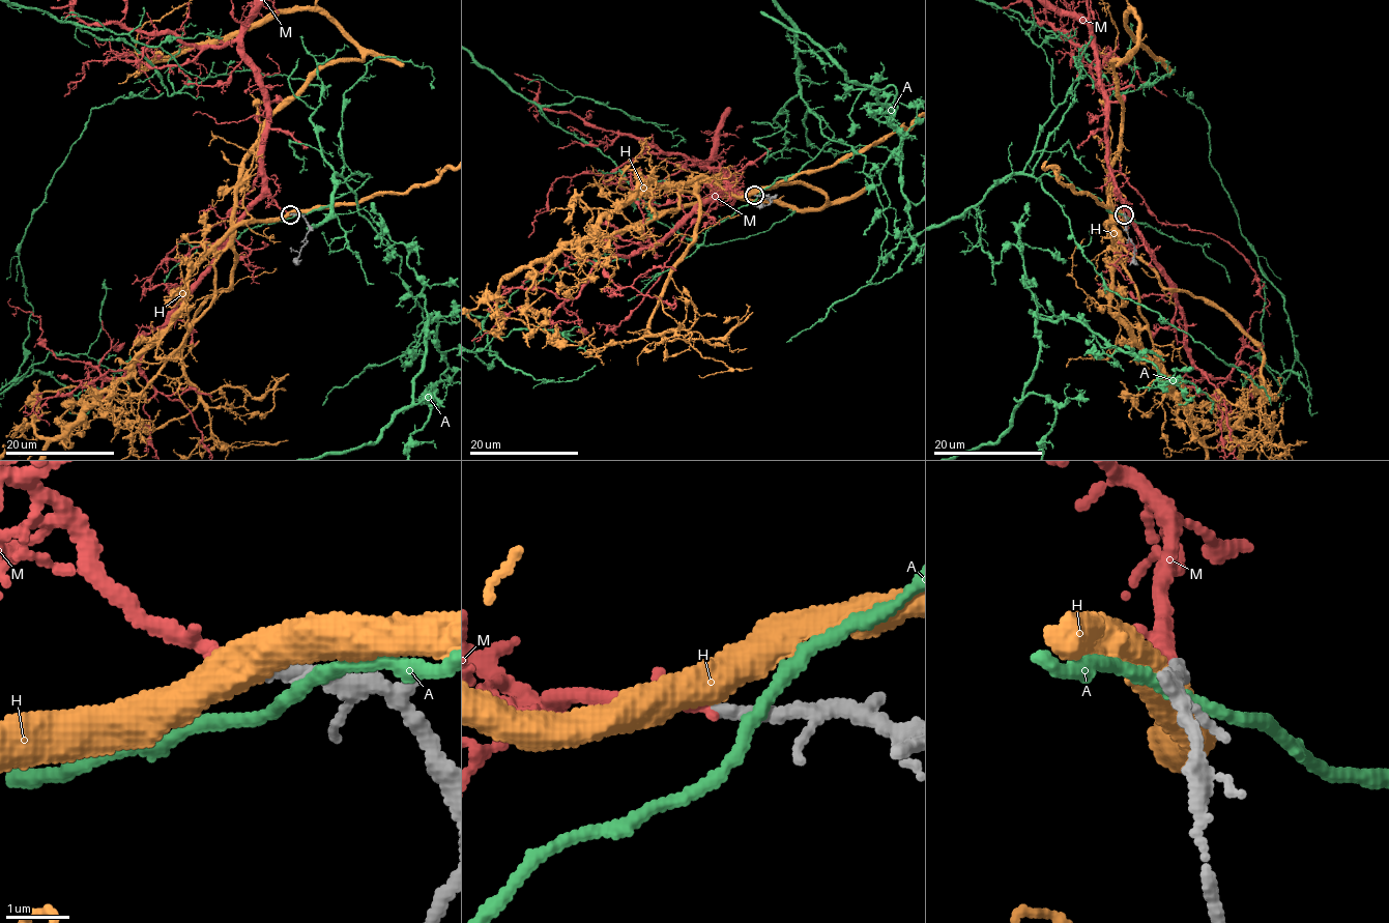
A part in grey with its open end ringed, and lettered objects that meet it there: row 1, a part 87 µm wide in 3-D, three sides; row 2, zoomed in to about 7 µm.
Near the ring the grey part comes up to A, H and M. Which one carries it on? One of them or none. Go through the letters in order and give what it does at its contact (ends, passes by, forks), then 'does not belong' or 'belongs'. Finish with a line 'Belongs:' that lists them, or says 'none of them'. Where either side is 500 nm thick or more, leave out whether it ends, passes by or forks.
A: it passes by; does not belong
H: does not belong
M: it passes by; belongs
Belongs: M

